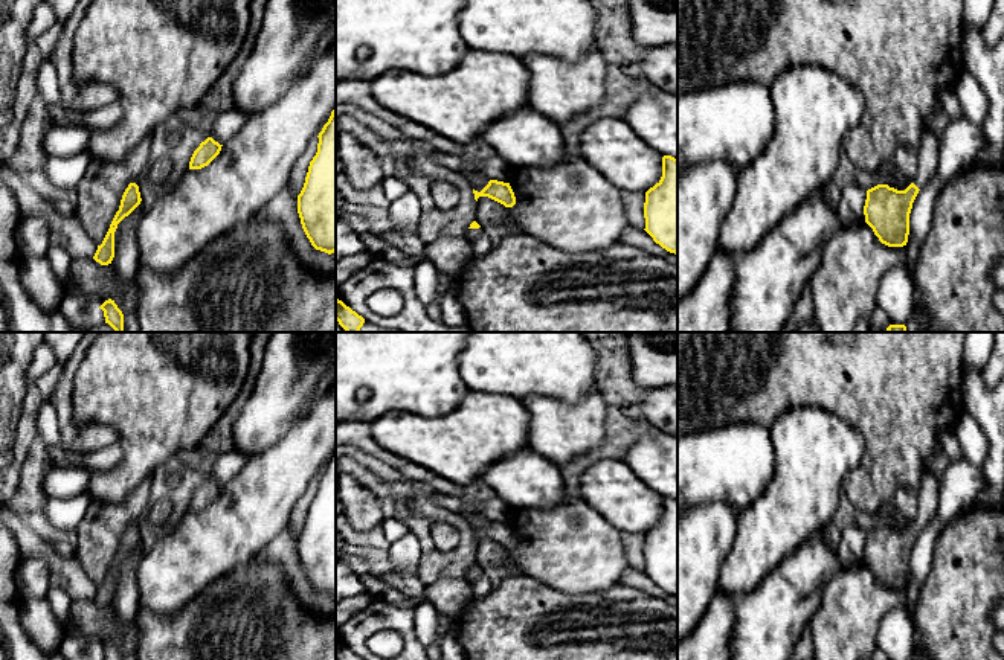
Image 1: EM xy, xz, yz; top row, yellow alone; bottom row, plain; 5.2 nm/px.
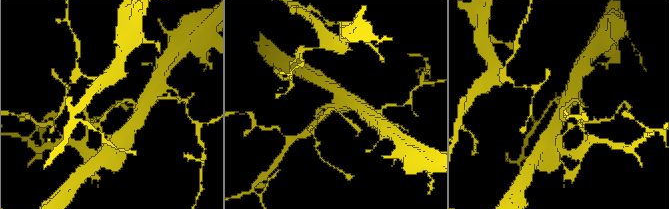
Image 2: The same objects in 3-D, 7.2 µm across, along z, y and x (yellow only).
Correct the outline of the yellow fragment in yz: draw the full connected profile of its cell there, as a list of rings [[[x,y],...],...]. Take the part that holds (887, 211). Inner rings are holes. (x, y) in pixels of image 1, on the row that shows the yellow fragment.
[[[926,127],[917,149],[919,169],[905,191],[877,184],[867,191],[865,223],[879,241],[888,247],[903,247],[909,235],[909,213],[919,191],[937,171],[938,137]]]

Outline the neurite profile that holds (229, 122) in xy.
[[[237,107],[223,111],[212,125],[208,137],[212,137],[220,145],[224,145],[226,140],[240,131],[250,116],[250,113]]]

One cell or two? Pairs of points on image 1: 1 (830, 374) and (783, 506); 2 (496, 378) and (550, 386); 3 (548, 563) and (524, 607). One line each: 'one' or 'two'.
1: two
2: one
3: two

